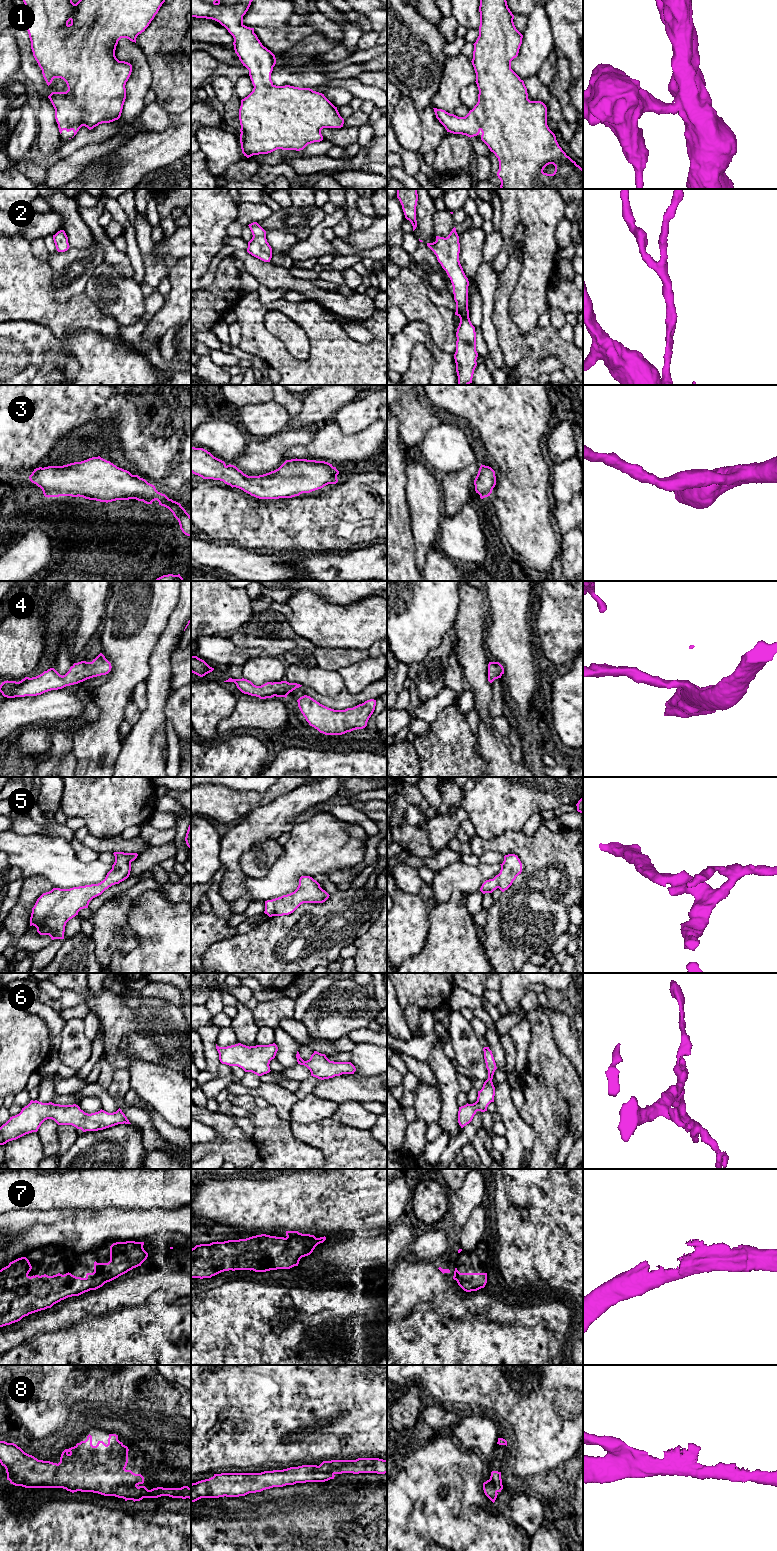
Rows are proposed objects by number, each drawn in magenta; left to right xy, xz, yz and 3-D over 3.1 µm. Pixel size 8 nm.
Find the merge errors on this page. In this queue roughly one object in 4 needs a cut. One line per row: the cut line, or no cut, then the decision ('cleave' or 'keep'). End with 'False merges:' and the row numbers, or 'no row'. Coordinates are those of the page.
1: cut none; keep
2: cut none; keep
3: cut none; keep
4: cut none; keep
5: cut none; keep
6: cut none; keep
7: cut none; keep
8: cut none; keep
False merges: no row

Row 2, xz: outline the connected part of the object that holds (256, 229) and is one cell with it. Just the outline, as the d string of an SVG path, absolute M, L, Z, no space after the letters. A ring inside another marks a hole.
M253 222L248 226L253 237L248 242L247 252L264 262L270 262L272 258L272 248L267 242L266 231L257 222Z

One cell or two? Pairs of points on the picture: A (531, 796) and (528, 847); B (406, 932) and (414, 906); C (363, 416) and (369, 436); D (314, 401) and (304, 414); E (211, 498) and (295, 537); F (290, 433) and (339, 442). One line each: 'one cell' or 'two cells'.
A: two cells
B: one cell
C: two cells
D: one cell
E: one cell
F: two cells

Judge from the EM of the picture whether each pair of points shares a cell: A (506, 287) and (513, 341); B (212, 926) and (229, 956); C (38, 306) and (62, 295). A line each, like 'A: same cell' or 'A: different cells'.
A: same cell
B: different cells
C: different cells

